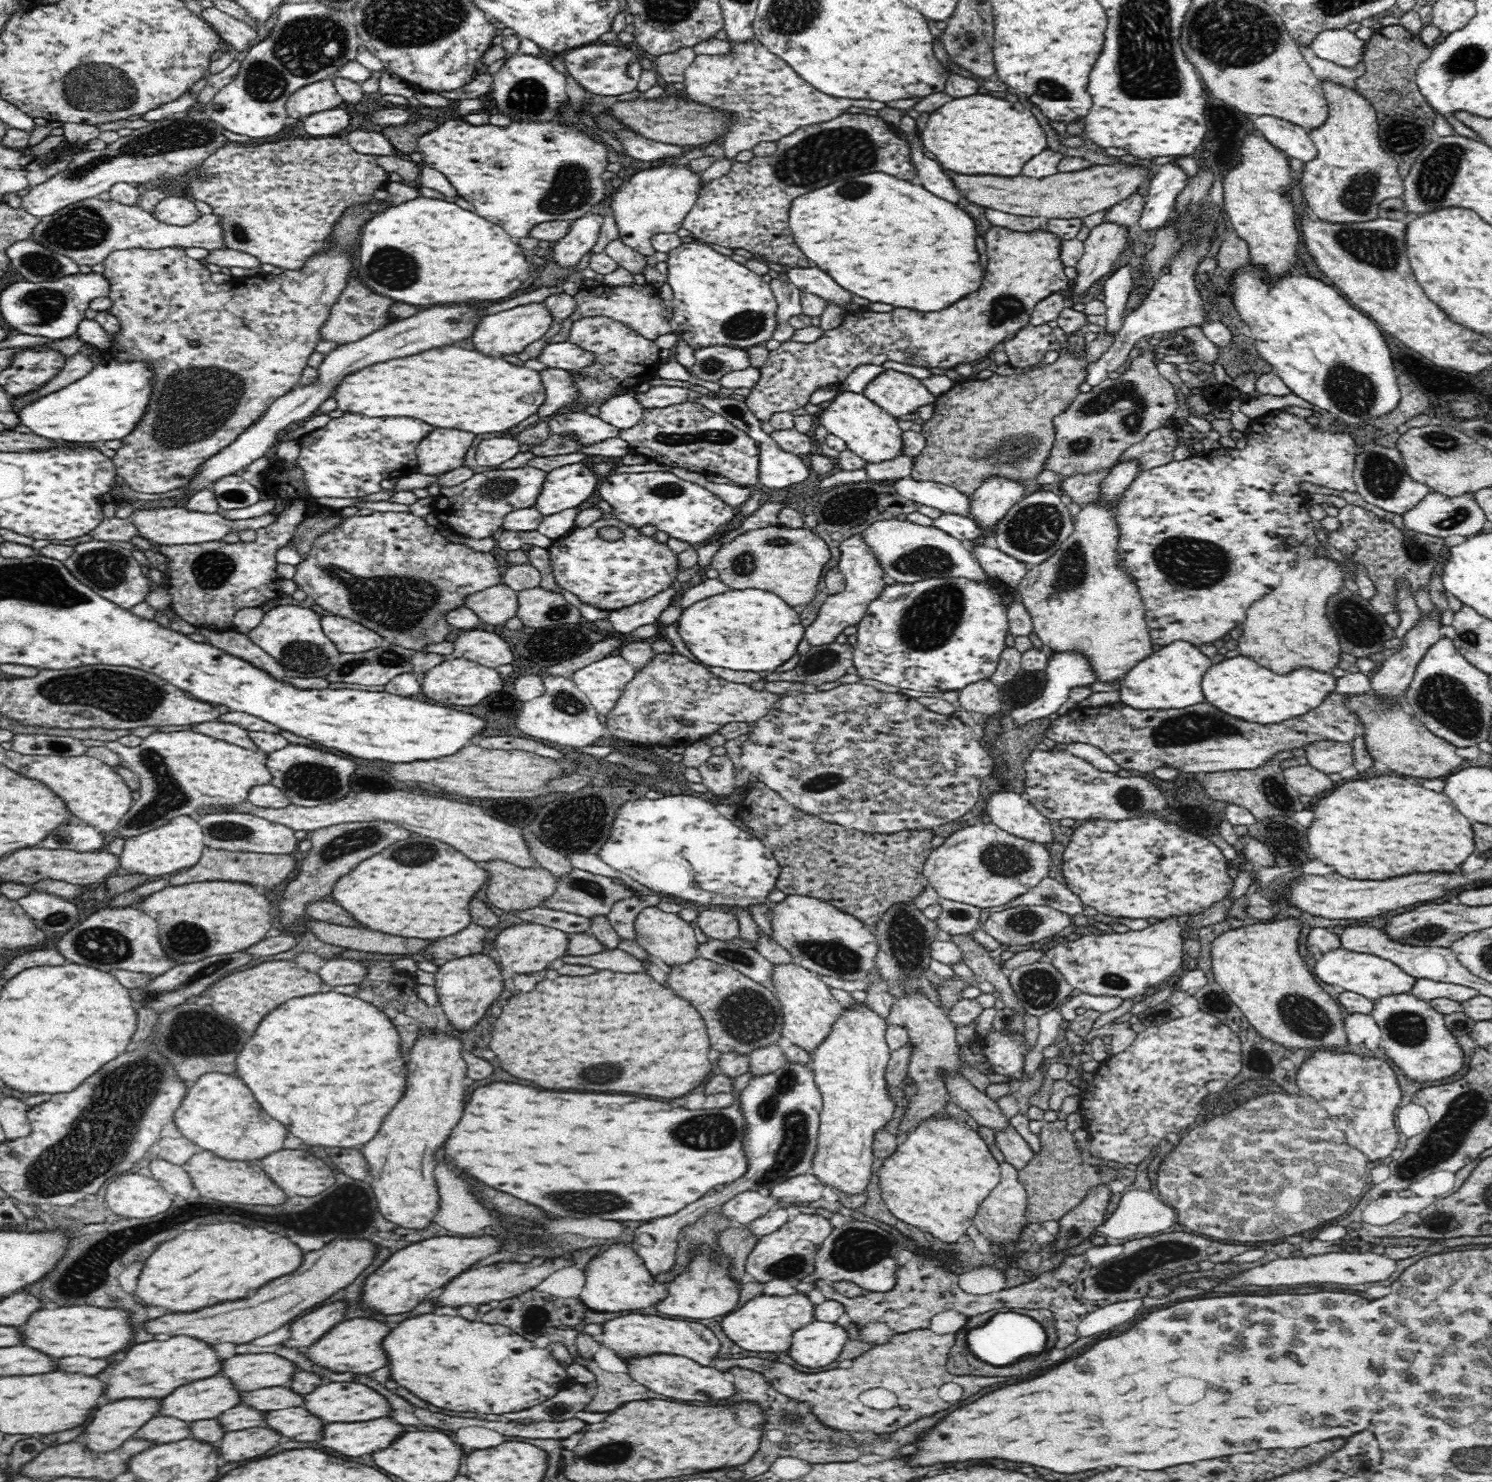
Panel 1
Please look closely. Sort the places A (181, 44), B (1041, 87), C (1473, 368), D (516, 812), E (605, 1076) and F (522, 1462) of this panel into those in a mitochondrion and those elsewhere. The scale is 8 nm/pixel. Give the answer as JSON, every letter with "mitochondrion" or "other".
{"A":"other","B":"mitochondrion","C":"other","D":"mitochondrion","E":"mitochondrion","F":"other"}

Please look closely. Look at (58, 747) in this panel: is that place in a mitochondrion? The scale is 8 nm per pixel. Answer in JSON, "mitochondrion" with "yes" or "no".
{"mitochondrion":"no"}

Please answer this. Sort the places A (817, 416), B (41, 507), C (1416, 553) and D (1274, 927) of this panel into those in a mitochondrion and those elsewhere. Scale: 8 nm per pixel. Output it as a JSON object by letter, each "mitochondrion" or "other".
{"A":"other","B":"other","C":"mitochondrion","D":"other"}

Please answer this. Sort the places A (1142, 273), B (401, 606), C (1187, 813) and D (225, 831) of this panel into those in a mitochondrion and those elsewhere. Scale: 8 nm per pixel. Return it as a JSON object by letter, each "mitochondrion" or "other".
{"A":"other","B":"mitochondrion","C":"other","D":"mitochondrion"}

